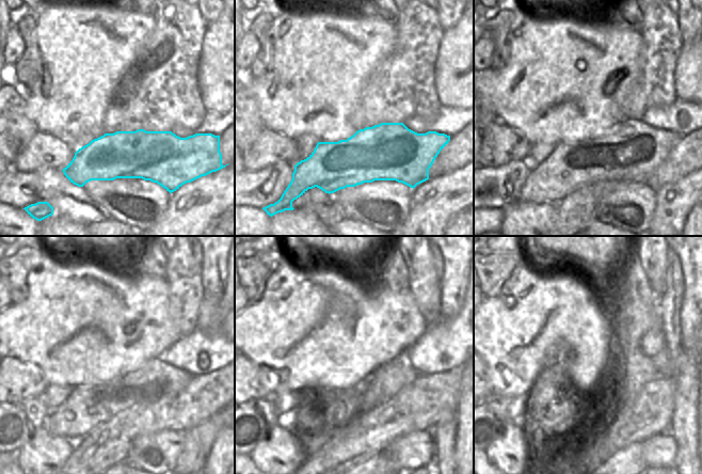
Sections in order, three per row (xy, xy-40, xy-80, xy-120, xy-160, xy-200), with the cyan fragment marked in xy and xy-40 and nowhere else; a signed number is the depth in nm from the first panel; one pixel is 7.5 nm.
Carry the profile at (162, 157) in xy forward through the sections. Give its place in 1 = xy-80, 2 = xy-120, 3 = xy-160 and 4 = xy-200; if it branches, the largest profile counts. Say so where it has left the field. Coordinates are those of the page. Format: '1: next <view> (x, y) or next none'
1: next xy-80 (629, 151)
2: next xy-120 (88, 407)
3: next xy-160 (323, 410)
4: next xy-200 (609, 392)

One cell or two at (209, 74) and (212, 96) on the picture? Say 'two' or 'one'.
one

